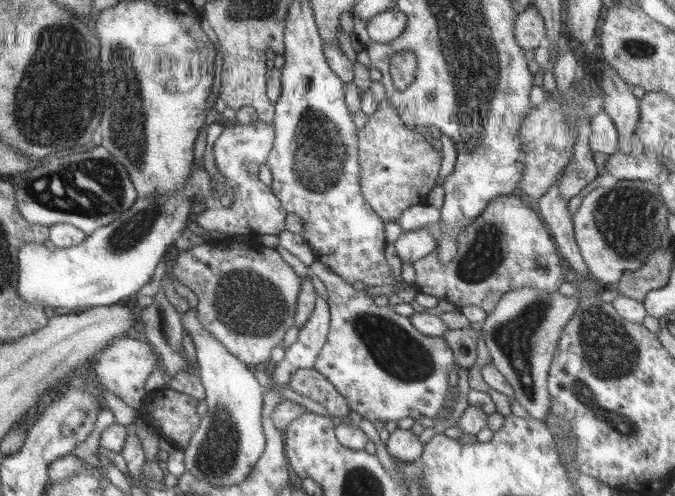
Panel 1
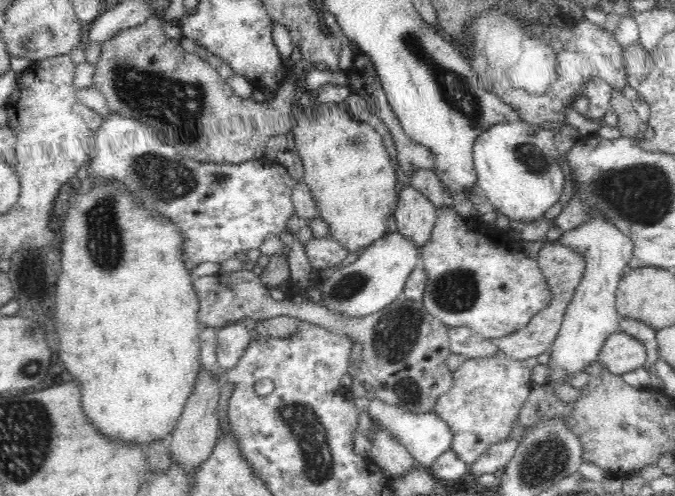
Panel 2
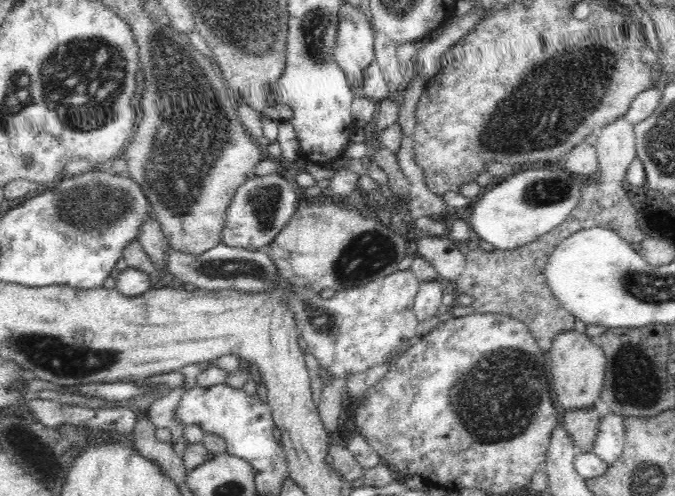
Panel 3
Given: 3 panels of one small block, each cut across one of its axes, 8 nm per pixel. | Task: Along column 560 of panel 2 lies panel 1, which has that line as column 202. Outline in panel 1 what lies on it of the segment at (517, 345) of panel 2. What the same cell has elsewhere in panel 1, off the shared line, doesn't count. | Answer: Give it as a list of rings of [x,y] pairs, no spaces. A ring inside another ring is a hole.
[[[201,244],[173,254],[171,276],[197,296],[197,316],[207,332],[245,366],[269,364],[273,348],[283,344],[287,328],[295,326],[293,314],[301,278],[283,262],[277,250],[257,244]]]

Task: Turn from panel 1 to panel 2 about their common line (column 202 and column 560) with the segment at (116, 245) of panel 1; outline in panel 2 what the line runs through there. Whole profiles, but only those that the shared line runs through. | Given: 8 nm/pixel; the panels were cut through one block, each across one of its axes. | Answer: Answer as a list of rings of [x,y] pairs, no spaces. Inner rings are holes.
[[[524,120],[492,126],[474,144],[474,166],[478,172],[476,186],[510,222],[536,222],[552,216],[560,206],[566,180],[558,164],[554,132],[550,130],[526,124]]]

